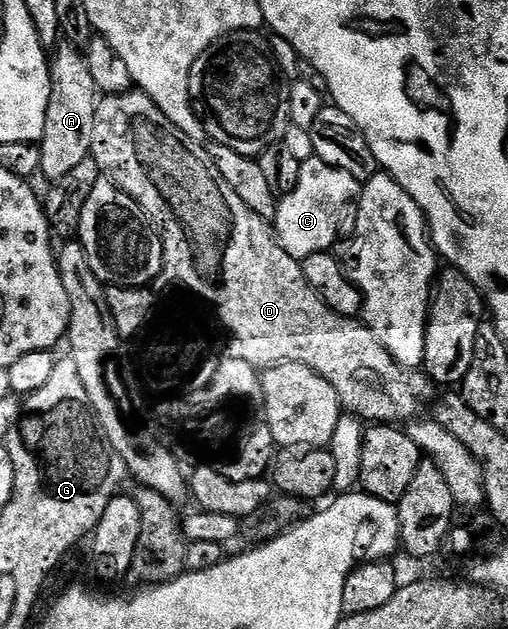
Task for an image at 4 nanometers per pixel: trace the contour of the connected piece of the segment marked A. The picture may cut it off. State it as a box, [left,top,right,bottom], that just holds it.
[38,40,98,183]

